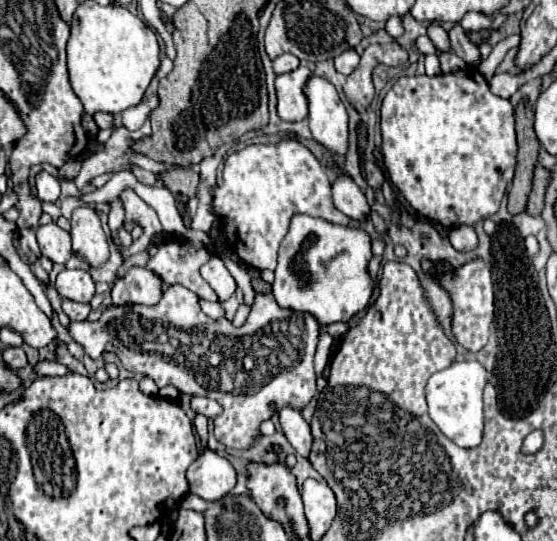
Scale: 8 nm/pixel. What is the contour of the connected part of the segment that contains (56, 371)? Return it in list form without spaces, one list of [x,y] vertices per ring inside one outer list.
[[[42,361],[42,363],[34,365],[34,371],[44,375],[44,377],[62,377],[62,375],[72,373],[70,367],[66,367],[62,363],[52,363],[52,361]]]

